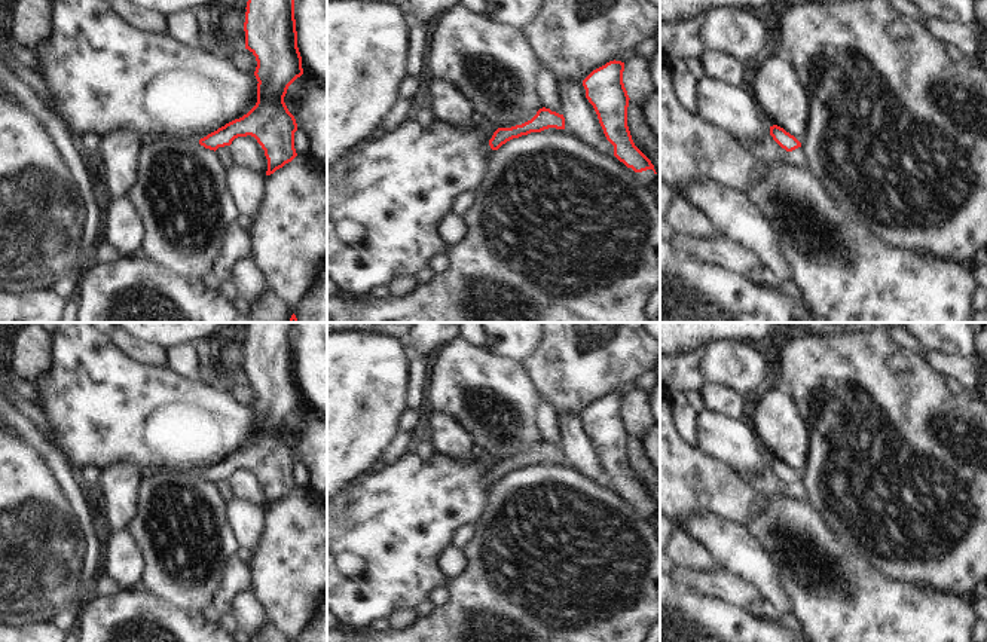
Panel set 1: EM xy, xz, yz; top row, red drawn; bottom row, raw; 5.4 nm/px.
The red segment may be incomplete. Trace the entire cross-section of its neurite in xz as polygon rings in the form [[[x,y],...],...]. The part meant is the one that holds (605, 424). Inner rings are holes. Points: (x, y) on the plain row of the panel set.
[[[609,394],[593,403],[584,413],[586,431],[593,438],[606,473],[614,479],[614,489],[635,505],[653,502],[651,493],[635,479],[627,459],[629,428],[623,416],[624,395]]]

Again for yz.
[[[777,458],[770,459],[770,468],[786,484],[801,480],[801,476],[794,468]]]

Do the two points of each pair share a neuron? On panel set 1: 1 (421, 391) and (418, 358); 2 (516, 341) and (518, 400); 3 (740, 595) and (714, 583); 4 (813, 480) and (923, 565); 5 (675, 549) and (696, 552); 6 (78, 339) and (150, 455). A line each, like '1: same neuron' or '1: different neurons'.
1: same neuron
2: different neurons
3: same neuron
4: same neuron
5: same neuron
6: same neuron

